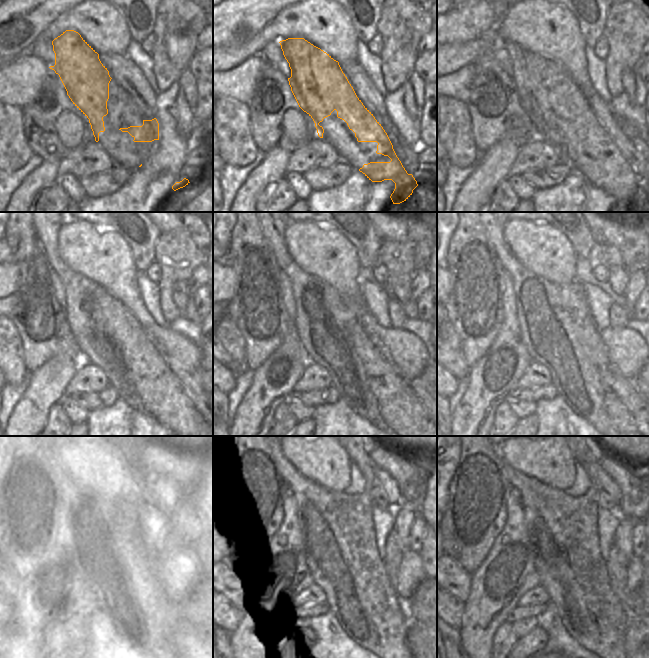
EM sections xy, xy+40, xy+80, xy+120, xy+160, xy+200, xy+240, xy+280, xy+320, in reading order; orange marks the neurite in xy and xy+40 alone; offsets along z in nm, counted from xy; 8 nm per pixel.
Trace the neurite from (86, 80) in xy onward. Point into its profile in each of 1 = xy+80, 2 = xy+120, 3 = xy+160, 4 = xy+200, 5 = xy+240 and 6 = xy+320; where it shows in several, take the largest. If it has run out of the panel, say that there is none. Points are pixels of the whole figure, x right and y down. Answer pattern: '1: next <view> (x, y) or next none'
1: next xy+80 (556, 91)
2: next xy+120 (170, 405)
3: next xy+160 (399, 407)
4: next xy+200 (631, 415)
5: next xy+240 (125, 535)
6: next xy+320 (573, 536)

